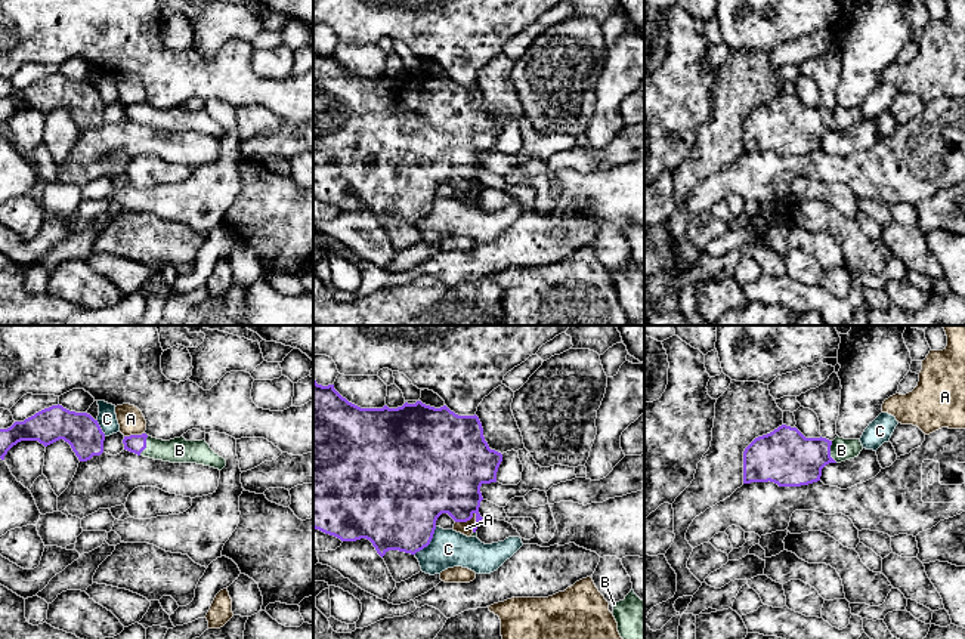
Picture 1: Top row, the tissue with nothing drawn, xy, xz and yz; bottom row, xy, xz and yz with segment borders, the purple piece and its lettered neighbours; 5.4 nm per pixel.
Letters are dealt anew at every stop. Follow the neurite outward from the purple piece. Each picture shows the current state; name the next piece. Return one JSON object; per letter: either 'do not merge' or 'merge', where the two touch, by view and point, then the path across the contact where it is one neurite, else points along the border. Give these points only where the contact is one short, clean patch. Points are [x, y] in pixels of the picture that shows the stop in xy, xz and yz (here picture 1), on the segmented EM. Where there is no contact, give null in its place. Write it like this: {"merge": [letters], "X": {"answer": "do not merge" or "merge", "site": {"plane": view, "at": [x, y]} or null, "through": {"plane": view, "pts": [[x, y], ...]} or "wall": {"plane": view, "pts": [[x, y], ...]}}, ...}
{"merge": ["B"], "A": {"answer": "do not merge", "site": {"plane": "xz", "at": [466, 521]}, "wall": {"plane": "xz", "pts": [[476, 514], [466, 521], [455, 522]]}}, "B": {"answer": "merge", "site": {"plane": "yz", "at": [829, 451]}, "through": {"plane": "yz", "pts": [[785, 456], [829, 451], [841, 450]]}}, "C": {"answer": "do not merge", "site": {"plane": "xz", "at": [429, 543]}}}

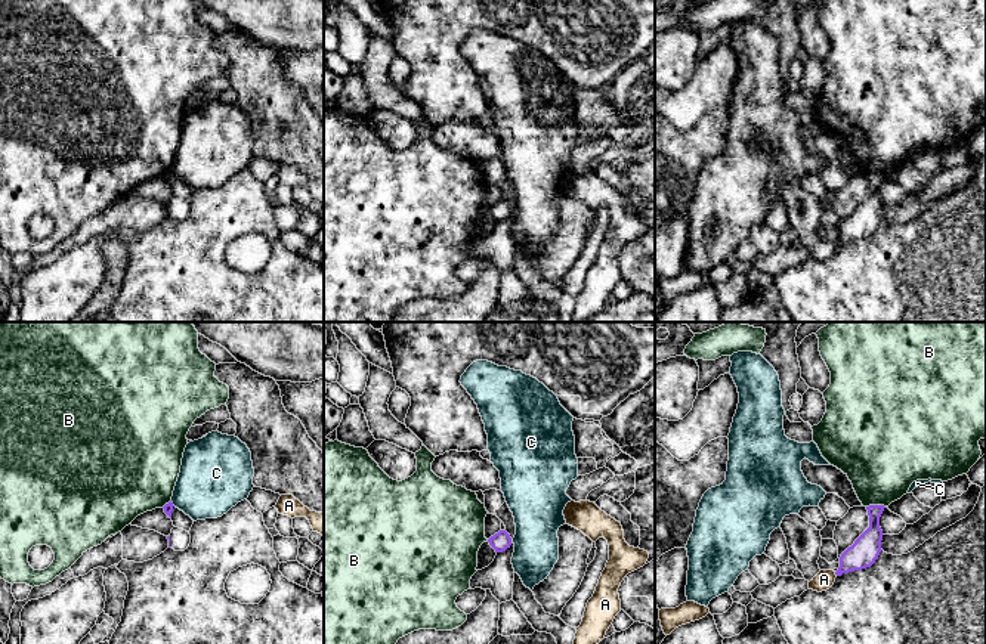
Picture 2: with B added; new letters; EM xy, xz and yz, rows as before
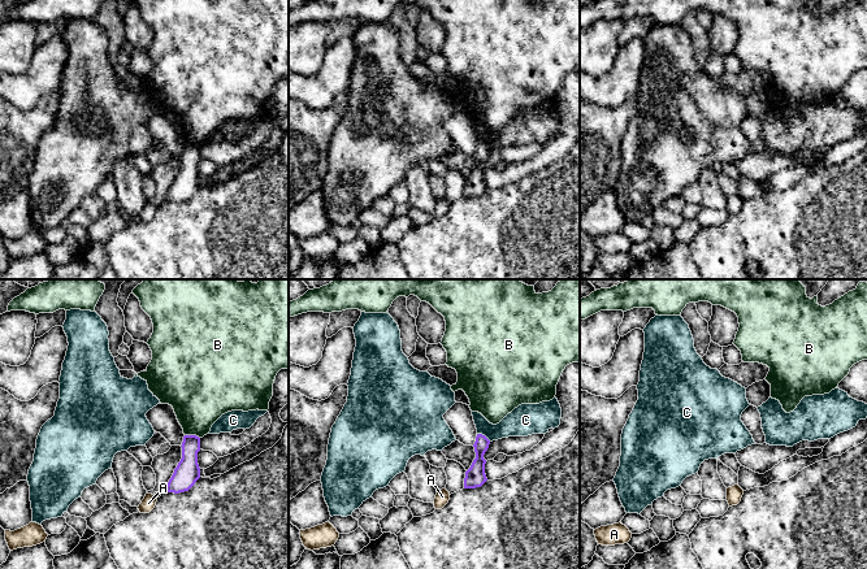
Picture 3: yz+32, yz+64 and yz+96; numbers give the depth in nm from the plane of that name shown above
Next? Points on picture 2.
{"merge": [], "A": {"answer": "do not merge", "site": {"plane": "yz", "at": [835, 573]}}, "B": {"answer": "do not merge", "site": {"plane": "yz", "at": [875, 505]}, "wall": {"plane": "yz", "pts": [[884, 505], [866, 507]]}}, "C": {"answer": "do not merge", "site": {"plane": "xy", "at": [172, 504]}, "wall": {"plane": "xy", "pts": [[170, 501], [175, 505]]}}}

